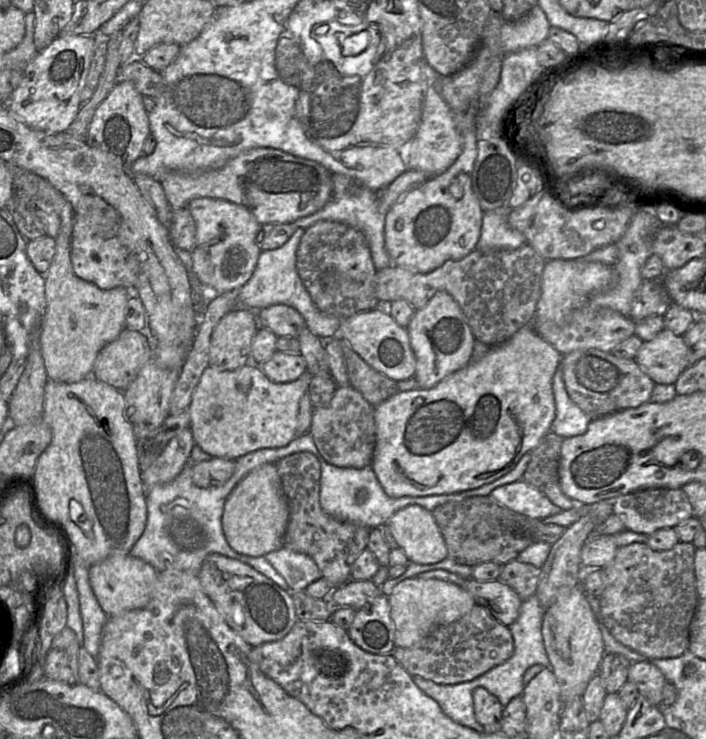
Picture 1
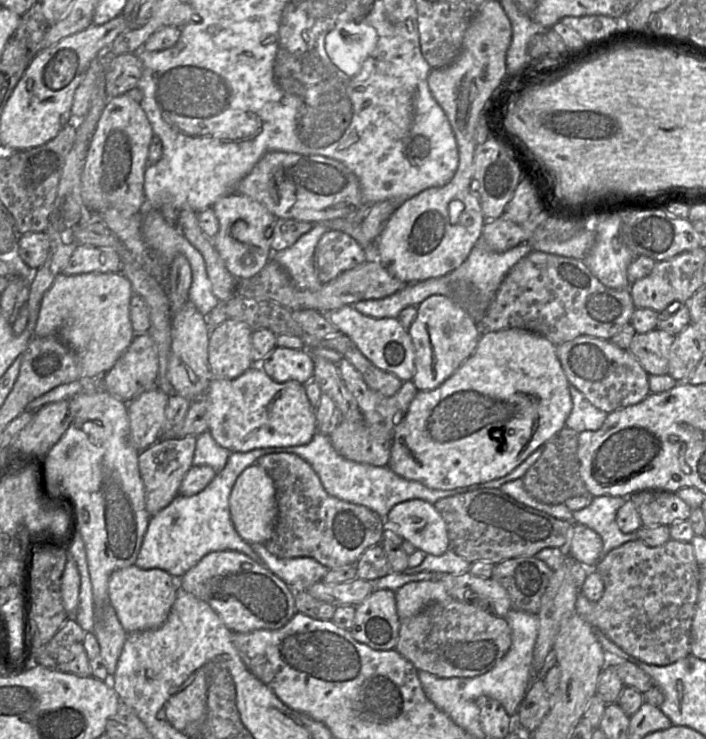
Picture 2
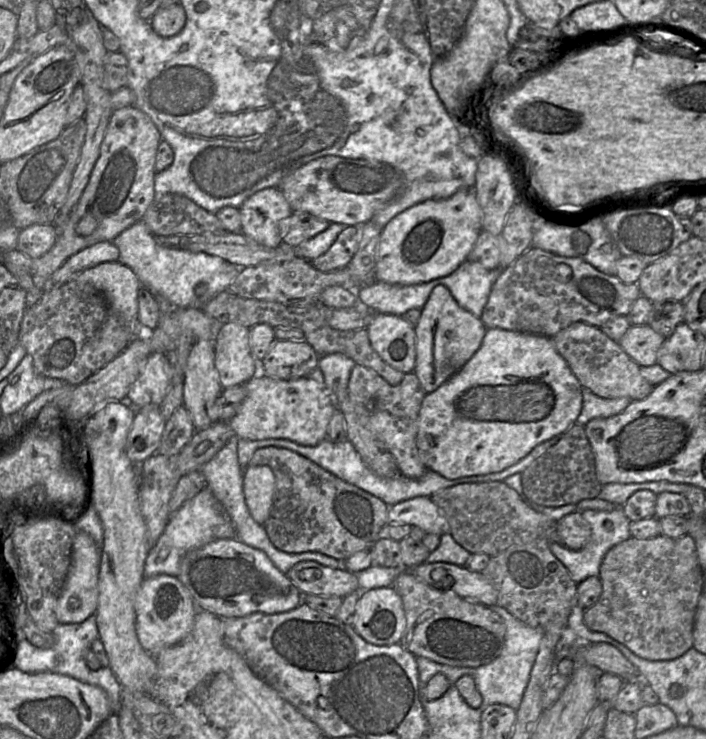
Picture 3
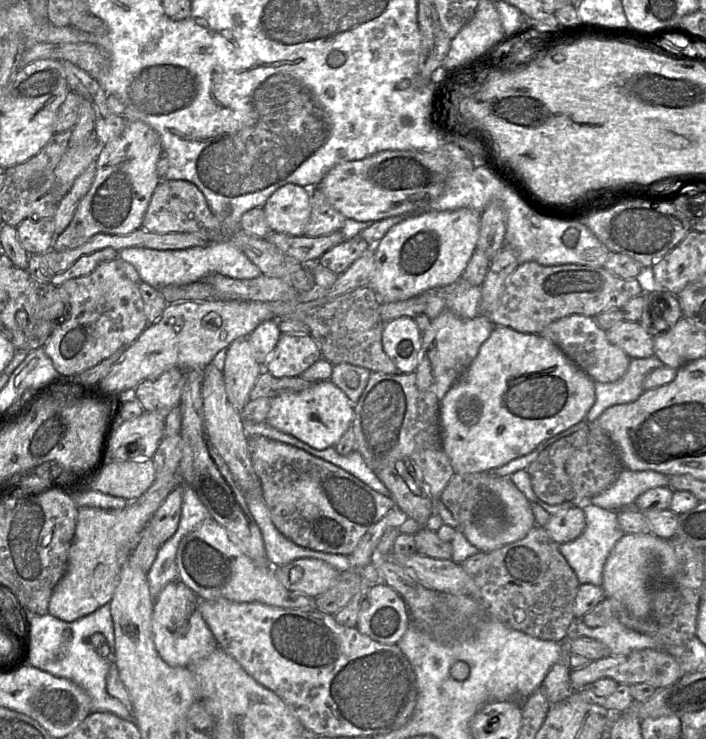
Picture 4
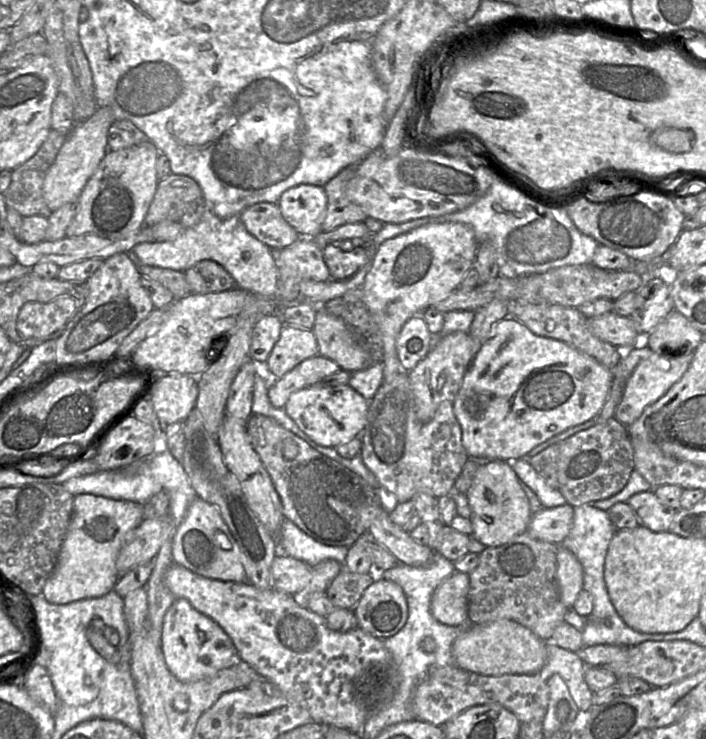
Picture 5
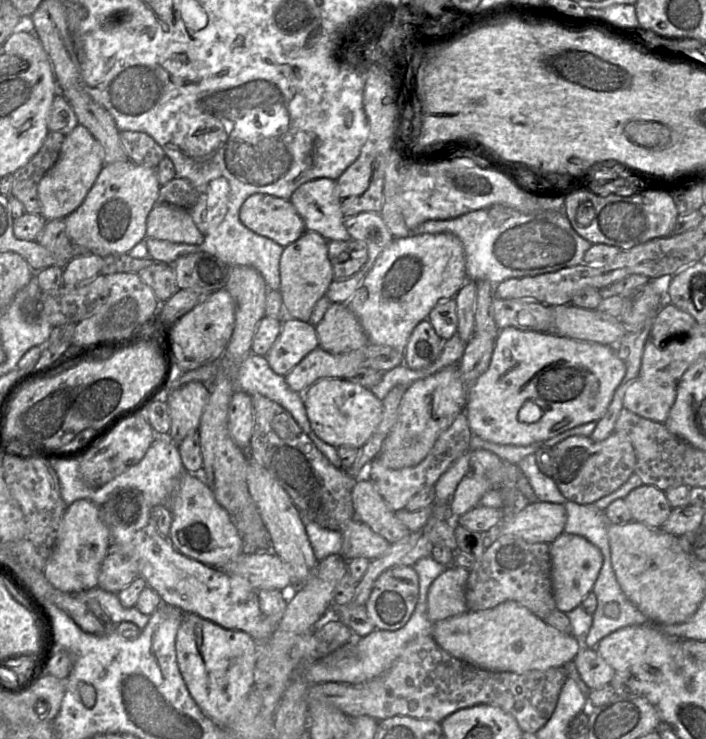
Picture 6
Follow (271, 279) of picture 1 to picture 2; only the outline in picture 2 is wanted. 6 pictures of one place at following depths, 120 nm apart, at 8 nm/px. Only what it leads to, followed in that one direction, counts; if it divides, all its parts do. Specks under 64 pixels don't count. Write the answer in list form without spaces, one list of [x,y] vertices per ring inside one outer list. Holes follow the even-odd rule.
[[[322,224],[303,234],[292,246],[273,252],[271,259],[278,262],[290,275],[297,287],[316,291],[322,287],[314,264],[314,252],[322,235],[332,230]]]

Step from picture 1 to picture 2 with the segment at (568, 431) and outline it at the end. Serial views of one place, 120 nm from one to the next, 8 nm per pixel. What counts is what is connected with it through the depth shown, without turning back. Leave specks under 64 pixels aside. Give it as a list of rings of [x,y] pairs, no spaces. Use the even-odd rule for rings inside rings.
[[[569,383],[573,408],[568,416],[565,427],[575,430],[577,433],[583,431],[596,431],[604,423],[608,413],[592,405],[577,388]]]

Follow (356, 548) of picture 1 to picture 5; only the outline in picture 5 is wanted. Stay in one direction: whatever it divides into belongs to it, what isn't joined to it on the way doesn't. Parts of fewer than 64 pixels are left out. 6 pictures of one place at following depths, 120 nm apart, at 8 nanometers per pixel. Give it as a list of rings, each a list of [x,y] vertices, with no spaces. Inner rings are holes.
[[[252,413],[246,422],[247,433],[250,437],[252,447],[259,455],[265,469],[271,477],[272,483],[280,497],[282,510],[285,520],[293,522],[298,528],[300,528],[305,534],[316,540],[317,542],[334,547],[351,547],[359,537],[364,534],[368,534],[368,528],[372,523],[375,516],[378,514],[378,508],[382,506],[389,507],[389,510],[392,506],[392,503],[385,497],[381,491],[376,491],[371,487],[361,476],[355,472],[344,467],[335,460],[321,454],[317,450],[313,449],[305,440],[298,437],[294,433],[286,430],[282,427],[275,419],[264,416],[262,414]]]

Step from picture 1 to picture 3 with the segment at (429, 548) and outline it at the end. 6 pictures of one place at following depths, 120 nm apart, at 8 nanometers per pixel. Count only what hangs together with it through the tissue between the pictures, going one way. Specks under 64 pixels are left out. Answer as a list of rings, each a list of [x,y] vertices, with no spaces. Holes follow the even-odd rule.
[[[415,497],[391,506],[386,526],[400,524],[418,527],[426,534],[436,534],[440,537],[450,533],[448,521],[429,497]]]

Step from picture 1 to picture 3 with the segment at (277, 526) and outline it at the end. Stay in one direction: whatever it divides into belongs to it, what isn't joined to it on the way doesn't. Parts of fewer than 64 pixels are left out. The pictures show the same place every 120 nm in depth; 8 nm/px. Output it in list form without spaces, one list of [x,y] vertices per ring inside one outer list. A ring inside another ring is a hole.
[[[248,466],[243,471],[243,492],[252,518],[261,525],[267,521],[273,504],[275,477],[268,466]]]

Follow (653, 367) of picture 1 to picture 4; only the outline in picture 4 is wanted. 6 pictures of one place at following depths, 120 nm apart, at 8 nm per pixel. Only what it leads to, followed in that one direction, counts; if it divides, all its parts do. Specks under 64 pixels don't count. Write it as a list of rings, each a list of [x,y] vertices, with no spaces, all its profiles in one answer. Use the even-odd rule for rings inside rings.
[[[622,321],[606,331],[611,343],[631,359],[654,355],[654,337],[639,322]]]

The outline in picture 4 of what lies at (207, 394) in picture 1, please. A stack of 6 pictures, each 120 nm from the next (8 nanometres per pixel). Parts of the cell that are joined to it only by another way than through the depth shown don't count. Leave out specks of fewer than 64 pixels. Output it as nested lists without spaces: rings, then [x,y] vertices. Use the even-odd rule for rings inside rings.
[[[329,380],[315,382],[298,393],[283,393],[272,398],[265,422],[316,449],[334,447],[351,426],[354,404]]]

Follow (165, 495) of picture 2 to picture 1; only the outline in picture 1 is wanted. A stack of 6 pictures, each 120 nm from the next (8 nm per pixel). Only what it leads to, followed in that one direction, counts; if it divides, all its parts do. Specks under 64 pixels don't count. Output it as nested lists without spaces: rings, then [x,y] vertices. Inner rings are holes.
[[[190,428],[183,429],[173,437],[153,464],[141,472],[141,479],[148,491],[158,484],[174,480],[189,463],[195,445]]]

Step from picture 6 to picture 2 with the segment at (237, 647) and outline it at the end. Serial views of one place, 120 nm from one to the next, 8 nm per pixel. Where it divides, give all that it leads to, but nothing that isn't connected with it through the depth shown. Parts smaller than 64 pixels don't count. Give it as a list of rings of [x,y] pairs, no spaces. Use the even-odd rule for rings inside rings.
[[[132,565],[112,573],[108,593],[122,627],[127,633],[132,633],[160,627],[166,621],[179,589],[178,580],[168,572]]]

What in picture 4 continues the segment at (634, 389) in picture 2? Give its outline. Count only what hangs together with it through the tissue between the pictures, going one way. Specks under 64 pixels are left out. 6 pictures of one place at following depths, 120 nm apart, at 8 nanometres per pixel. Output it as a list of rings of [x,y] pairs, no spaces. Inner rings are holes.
[[[580,314],[565,316],[548,324],[540,334],[552,341],[594,382],[615,382],[626,373],[629,367],[631,358],[610,342],[606,331],[601,329],[592,317]]]

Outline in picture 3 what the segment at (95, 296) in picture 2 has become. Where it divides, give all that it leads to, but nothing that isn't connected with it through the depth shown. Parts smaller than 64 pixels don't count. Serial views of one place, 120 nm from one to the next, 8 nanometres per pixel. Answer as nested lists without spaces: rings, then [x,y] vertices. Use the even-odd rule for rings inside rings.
[[[118,261],[100,263],[85,269],[72,279],[93,286],[106,298],[110,311],[129,332],[129,343],[139,337],[138,290],[141,282],[136,273]]]

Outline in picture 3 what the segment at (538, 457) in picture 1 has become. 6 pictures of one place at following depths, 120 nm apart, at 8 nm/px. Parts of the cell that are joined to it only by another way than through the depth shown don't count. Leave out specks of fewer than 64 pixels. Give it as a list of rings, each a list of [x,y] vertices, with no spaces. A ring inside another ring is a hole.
[[[575,423],[570,426],[566,432],[558,435],[562,435],[558,442],[551,446],[545,454],[533,461],[532,464],[521,473],[522,487],[525,496],[539,505],[549,507],[561,507],[568,504],[576,505],[582,500],[597,498],[603,485],[597,478],[595,457],[585,433],[585,427]]]

